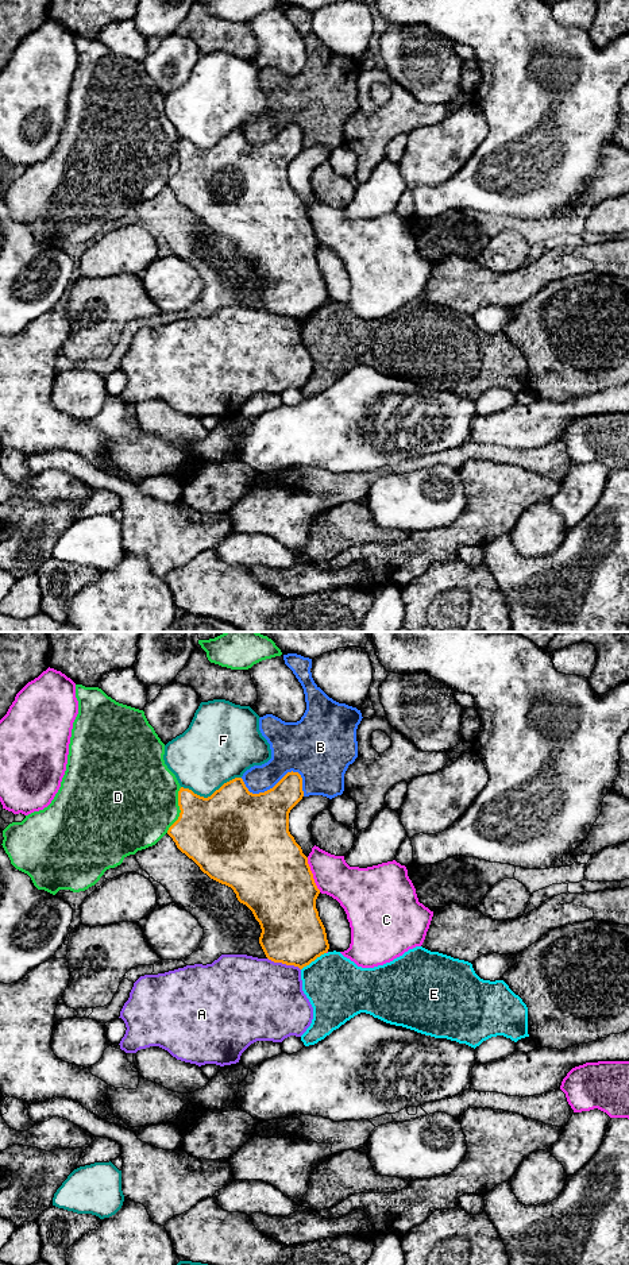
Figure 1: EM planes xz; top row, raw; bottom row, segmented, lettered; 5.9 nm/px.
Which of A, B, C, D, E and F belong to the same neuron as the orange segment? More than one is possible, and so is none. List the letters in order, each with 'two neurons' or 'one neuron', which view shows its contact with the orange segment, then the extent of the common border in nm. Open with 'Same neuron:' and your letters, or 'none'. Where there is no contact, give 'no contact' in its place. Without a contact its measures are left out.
Same neuron: none
A: two neurons; contact in xz; length 220 nm
B: two neurons; contact in xz; length 400 nm
C: two neurons; contact in xz; length 220 nm
D: two neurons; contact in xz; length 280 nm
E: two neurons; contact in xz; length 190 nm
F: two neurons; contact in xz; length 360 nm

